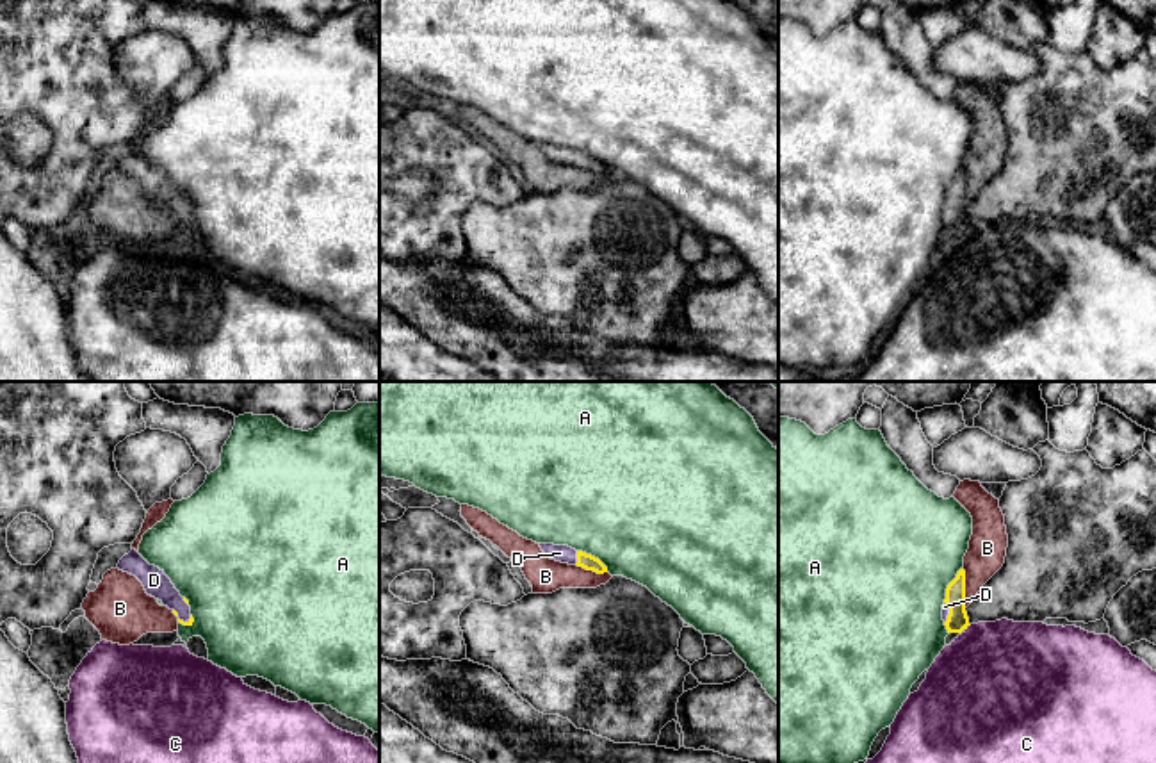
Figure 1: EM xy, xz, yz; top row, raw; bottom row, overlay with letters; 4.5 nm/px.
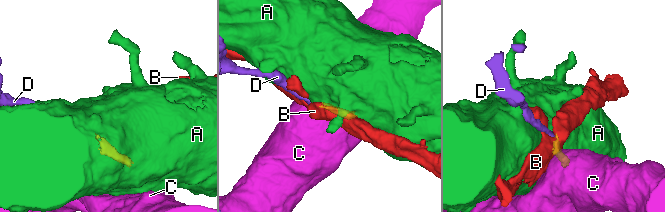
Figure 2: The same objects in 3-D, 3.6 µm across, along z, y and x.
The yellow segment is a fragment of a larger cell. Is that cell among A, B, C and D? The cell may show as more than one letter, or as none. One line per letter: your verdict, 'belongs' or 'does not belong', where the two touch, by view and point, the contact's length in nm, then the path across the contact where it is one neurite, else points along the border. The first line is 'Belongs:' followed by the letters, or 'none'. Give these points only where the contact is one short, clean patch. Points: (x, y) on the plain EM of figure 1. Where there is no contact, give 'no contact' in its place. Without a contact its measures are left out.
Belongs: D
A: does not belong | yz (948, 186) | 180 nm
B: does not belong | yz (964, 189) | 180 nm | along yz (962, 170), (966, 207)
C: does not belong | no contact
D: belongs | xz (578, 159) | 70 nm | across xz (588, 163), (578, 159), (560, 154)

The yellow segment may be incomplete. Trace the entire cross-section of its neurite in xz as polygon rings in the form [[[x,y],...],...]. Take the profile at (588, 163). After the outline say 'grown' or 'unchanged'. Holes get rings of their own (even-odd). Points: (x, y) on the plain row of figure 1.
[[[540,144],[540,148],[550,160],[577,166],[597,175],[607,173],[607,168],[598,159],[586,155],[582,152],[575,152],[568,146]]]; grown

